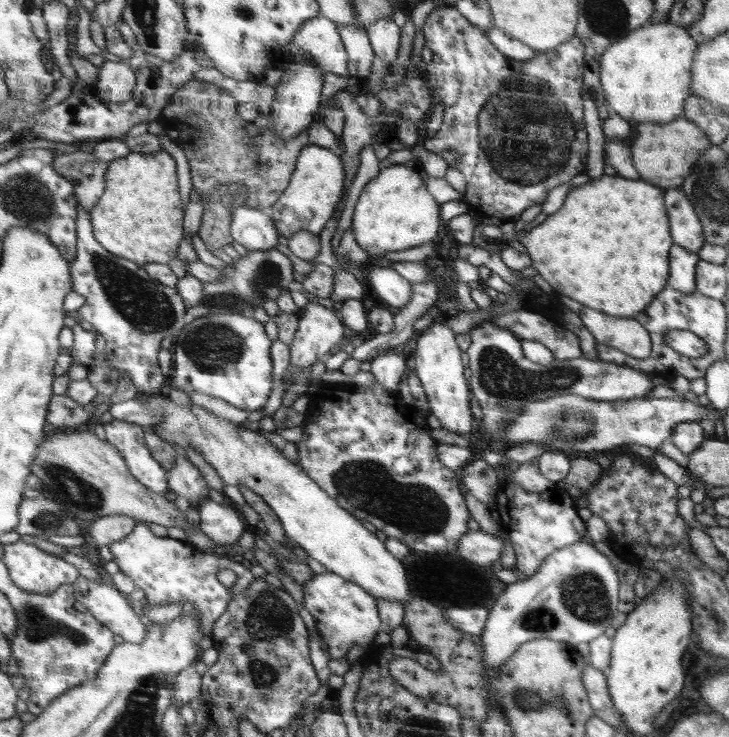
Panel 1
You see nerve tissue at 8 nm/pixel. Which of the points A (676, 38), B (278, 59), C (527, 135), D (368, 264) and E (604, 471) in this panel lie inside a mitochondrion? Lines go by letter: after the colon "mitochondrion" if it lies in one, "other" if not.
A: other
B: other
C: mitochondrion
D: other
E: other

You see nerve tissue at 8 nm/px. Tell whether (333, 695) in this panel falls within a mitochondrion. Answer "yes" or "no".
no

